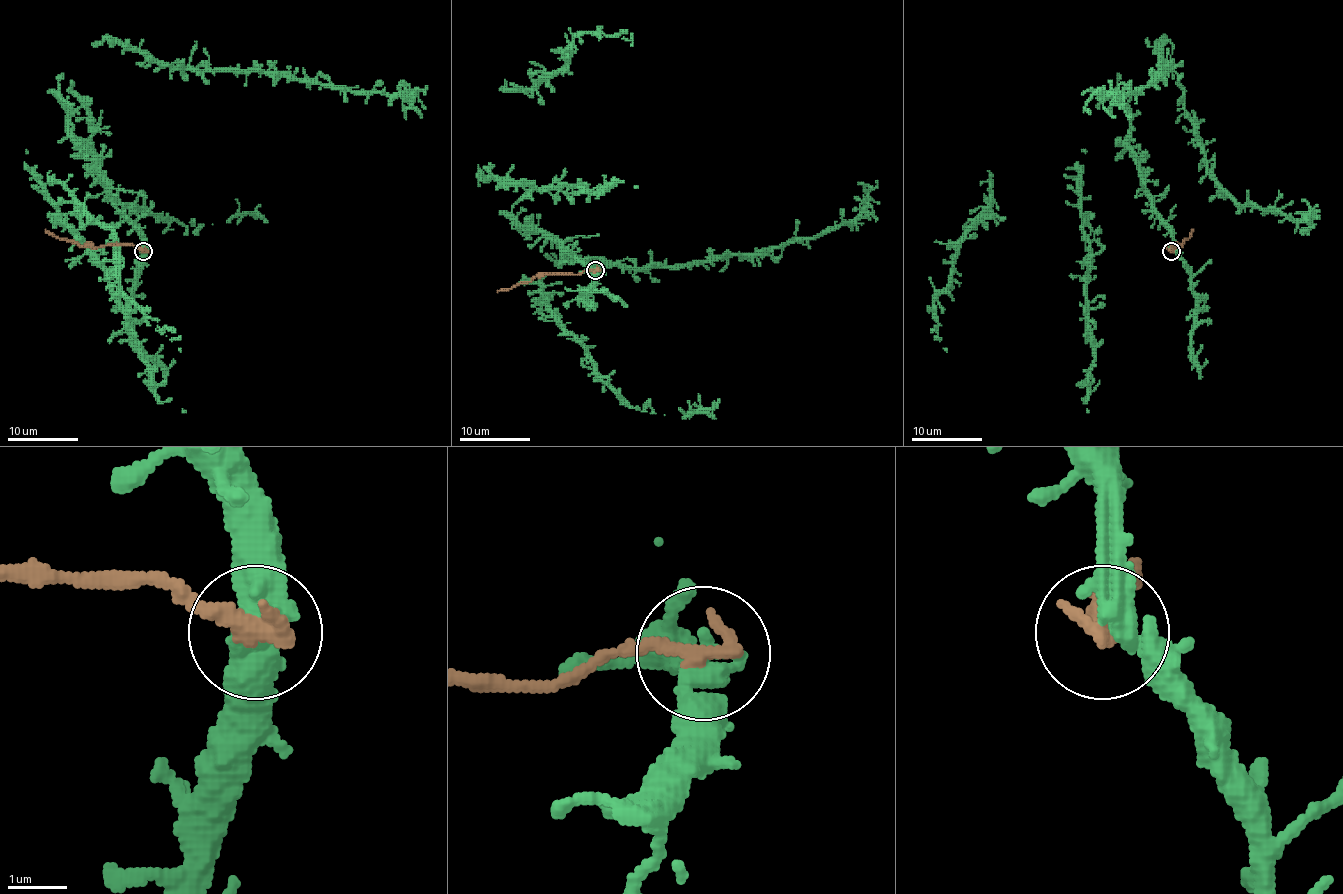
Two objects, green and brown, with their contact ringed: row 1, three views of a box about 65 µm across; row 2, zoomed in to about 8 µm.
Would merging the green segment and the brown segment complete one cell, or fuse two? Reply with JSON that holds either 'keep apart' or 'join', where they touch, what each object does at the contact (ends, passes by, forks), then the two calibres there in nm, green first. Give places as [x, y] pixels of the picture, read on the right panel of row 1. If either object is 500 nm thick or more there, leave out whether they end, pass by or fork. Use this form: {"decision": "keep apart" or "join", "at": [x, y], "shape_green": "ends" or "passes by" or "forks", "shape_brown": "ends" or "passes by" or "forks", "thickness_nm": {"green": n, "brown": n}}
{"decision": "keep apart", "at": [1171, 251], "shape_green": "passes by", "shape_brown": "ends", "thickness_nm": {"green": 480, "brown": 360}}

